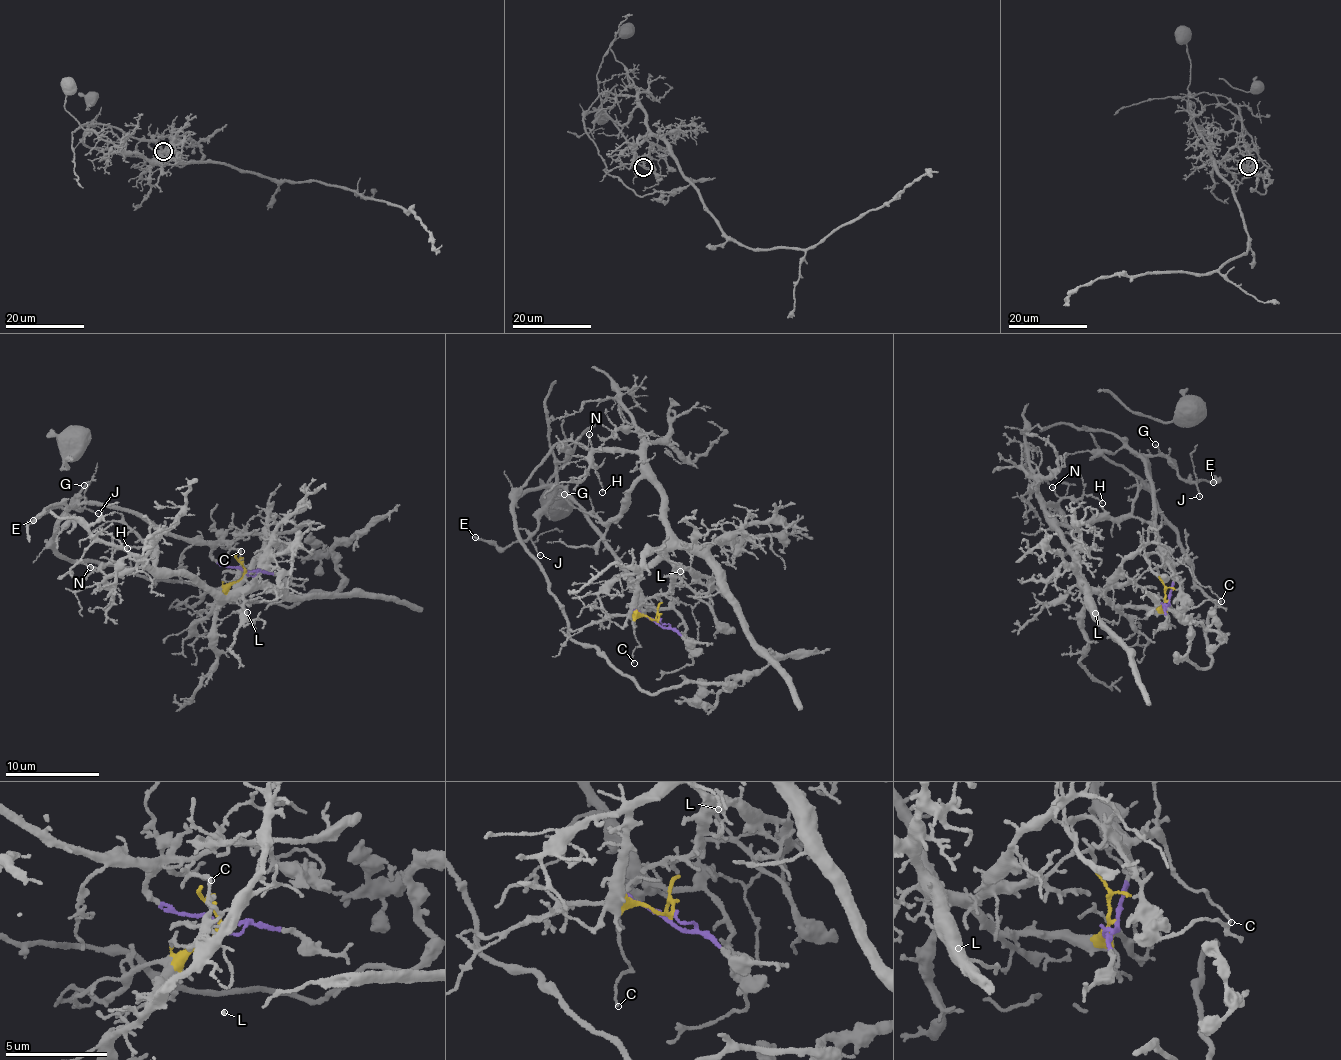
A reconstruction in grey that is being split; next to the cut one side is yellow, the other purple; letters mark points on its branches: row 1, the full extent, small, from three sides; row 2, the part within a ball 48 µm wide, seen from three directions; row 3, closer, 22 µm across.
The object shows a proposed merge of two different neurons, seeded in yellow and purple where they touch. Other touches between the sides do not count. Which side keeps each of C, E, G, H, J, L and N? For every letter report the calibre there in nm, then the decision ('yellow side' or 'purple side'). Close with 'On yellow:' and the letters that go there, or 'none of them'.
C: 90 nm thick; purple side
E: 160 nm thick; purple side
G: 110 nm thick; purple side
H: 100 nm thick; yellow side
J: 110 nm thick; purple side
L: 130 nm thick; yellow side
N: 130 nm thick; yellow side
On yellow: H, L, N

